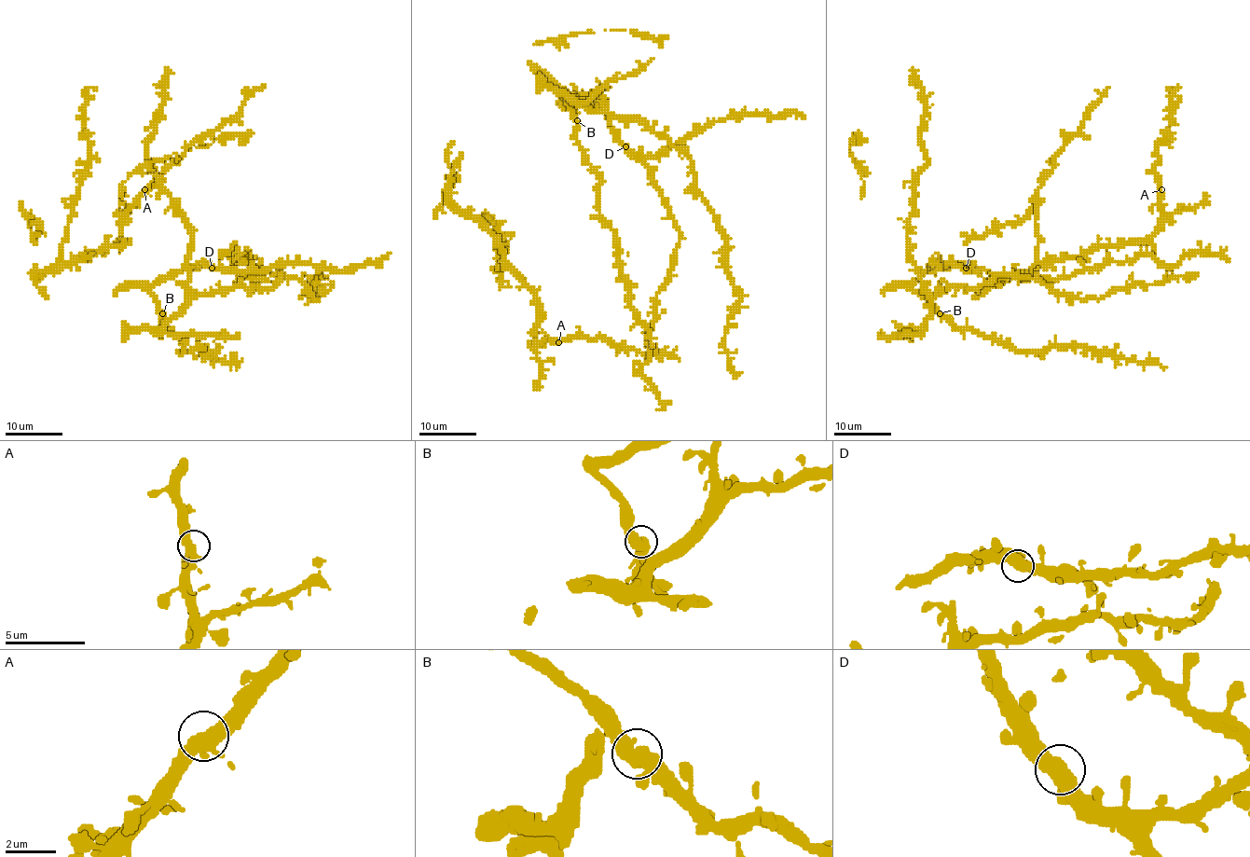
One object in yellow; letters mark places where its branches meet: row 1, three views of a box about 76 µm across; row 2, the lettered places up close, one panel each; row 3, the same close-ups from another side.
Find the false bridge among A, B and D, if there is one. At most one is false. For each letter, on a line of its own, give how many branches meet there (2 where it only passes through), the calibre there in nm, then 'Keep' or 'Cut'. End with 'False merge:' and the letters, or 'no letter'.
A: Branches: 2. Thickness 480 nm. Keep
B: Branches: 2. Thickness 550 nm. Keep
D: Branches: 2. Thickness 550 nm. Keep
False merge: no letter

